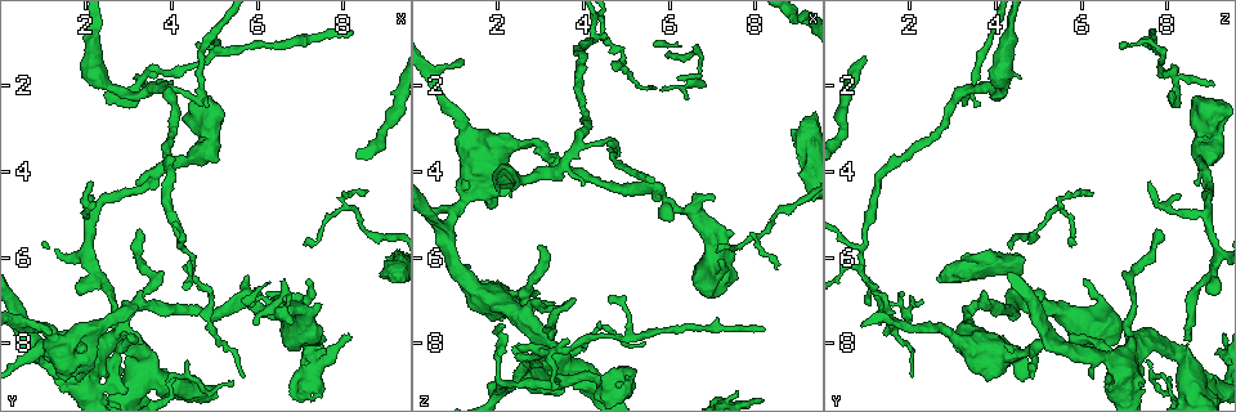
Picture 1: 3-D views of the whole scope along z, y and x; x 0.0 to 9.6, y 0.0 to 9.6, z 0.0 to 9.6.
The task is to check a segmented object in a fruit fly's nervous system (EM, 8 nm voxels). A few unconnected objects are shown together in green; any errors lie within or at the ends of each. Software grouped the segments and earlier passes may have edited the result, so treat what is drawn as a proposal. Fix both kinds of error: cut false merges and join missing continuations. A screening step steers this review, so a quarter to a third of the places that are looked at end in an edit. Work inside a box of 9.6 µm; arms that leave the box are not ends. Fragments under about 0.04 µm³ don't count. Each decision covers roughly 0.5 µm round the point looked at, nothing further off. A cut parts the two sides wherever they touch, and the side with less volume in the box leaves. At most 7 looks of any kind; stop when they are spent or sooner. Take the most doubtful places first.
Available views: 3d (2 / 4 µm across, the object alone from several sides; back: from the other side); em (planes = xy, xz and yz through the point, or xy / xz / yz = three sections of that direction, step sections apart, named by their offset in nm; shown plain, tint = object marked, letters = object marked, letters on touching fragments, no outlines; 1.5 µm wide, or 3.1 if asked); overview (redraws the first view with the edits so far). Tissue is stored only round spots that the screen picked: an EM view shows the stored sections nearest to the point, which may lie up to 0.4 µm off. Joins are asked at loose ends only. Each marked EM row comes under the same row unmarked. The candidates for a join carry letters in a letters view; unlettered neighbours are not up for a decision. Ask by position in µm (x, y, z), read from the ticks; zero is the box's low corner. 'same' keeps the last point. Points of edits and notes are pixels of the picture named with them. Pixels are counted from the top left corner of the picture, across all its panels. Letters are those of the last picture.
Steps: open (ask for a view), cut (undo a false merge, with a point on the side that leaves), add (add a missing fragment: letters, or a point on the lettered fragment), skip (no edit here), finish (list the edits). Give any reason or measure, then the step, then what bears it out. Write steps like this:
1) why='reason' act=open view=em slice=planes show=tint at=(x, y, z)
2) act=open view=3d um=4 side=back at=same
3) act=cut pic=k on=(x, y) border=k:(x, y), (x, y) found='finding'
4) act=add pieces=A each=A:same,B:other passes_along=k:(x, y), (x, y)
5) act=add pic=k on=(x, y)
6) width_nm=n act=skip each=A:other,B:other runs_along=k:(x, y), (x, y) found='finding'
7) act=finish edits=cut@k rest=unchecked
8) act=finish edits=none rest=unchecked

act=open view=3d um=2 at=(8.20, 0.70, 7.70)

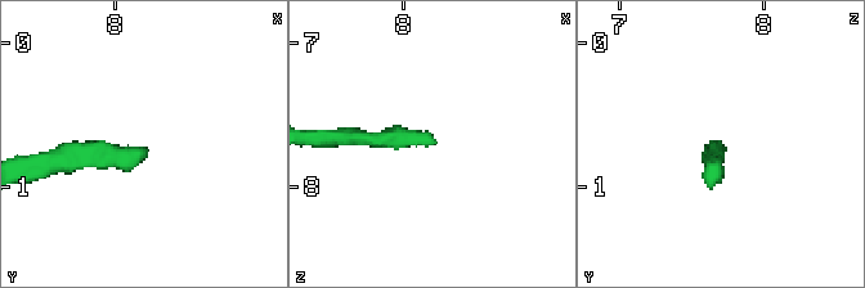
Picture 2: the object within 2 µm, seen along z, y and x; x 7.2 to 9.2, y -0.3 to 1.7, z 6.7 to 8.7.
why='now the EM' act=open view=em slice=yz step=8 show=letters at=(8.24, 0.76, 7.70)

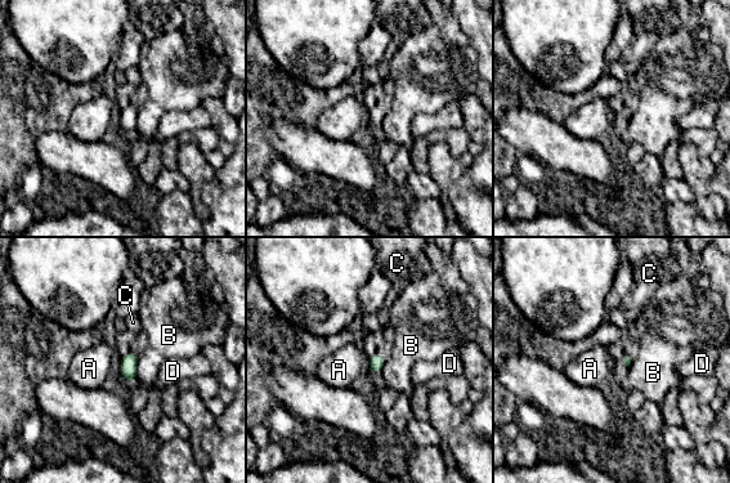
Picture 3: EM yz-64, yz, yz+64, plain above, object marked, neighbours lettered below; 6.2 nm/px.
act=skip each=A:other,B:other,C:other,D:other border=3:(139, 353), (135, 378) found='none of them fits'

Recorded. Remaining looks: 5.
why='an open end' act=open view=em slice=planes show=letters at=(2.40, 2.25, 8.05)

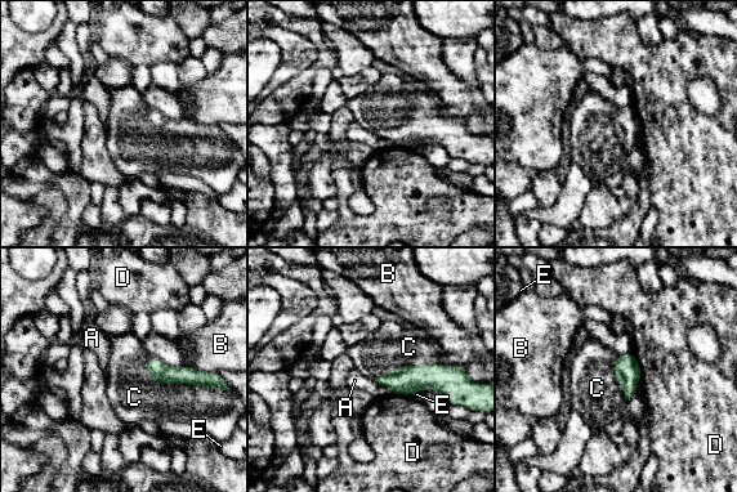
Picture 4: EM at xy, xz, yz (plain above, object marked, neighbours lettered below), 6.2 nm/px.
act=add pieces=C each=A:other,B:other,C:same,D:other,E:other passes_along=4:(157, 371), (168, 384), (134, 397) found='it goes on there'

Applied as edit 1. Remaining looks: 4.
act=open view=overview

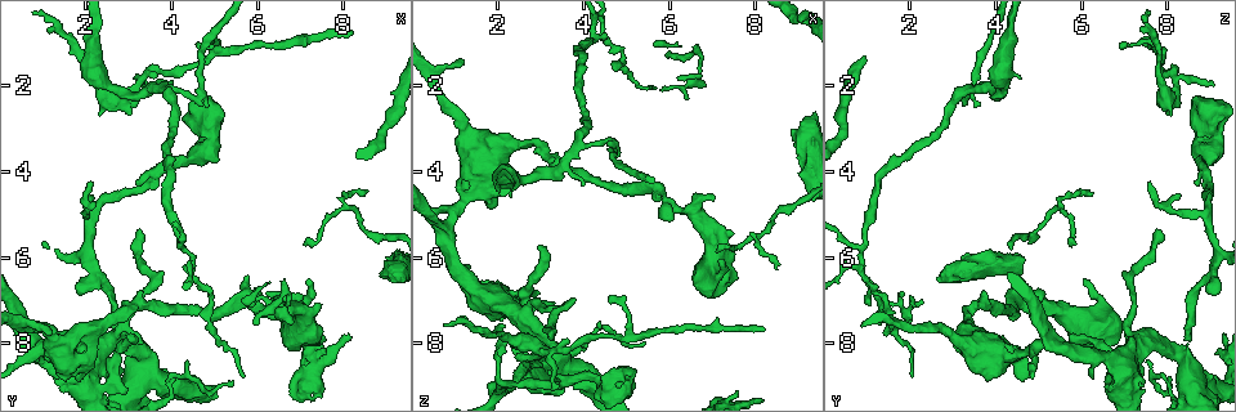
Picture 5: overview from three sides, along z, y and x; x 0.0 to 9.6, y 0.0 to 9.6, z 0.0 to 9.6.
why='free end' act=open view=em slice=yz step=4 show=tint at=(3.35, 8.00, 7.10)

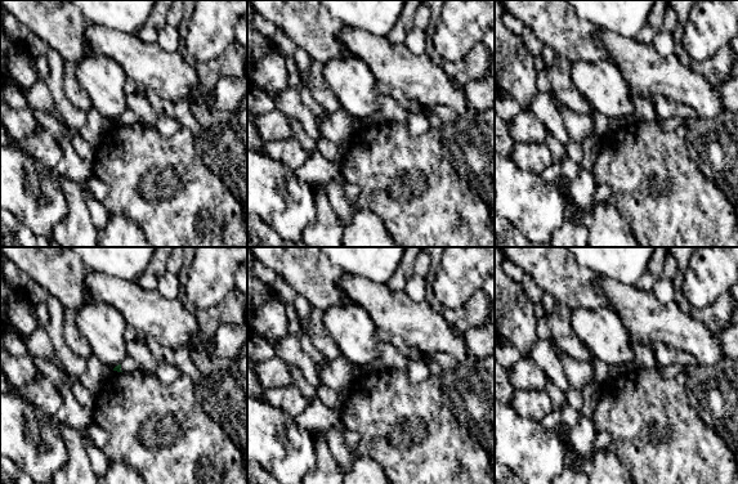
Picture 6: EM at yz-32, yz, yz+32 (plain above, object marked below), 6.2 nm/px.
why='another direction' act=open view=em slice=planes show=letters at=same

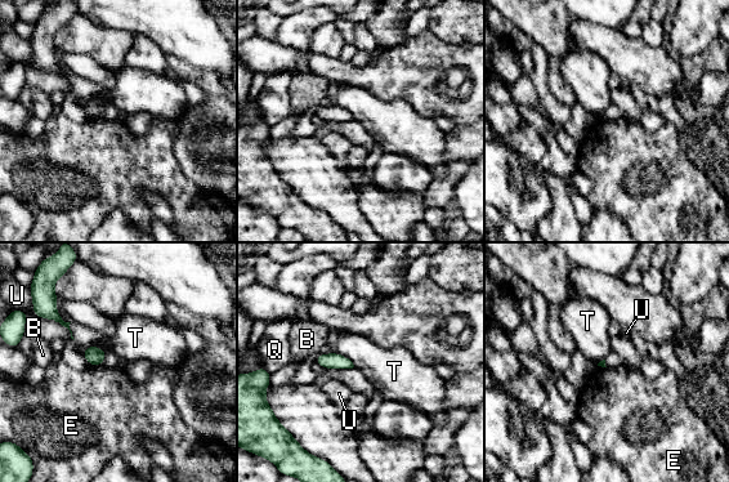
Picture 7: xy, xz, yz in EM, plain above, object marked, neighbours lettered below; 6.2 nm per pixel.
act=skip each=B:other,E:other,Q:other,T:other,U:other border=7:(89, 365), (102, 366) found='none of them fits'

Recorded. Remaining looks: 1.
act=finish edits=add@4 rest=unchecked

